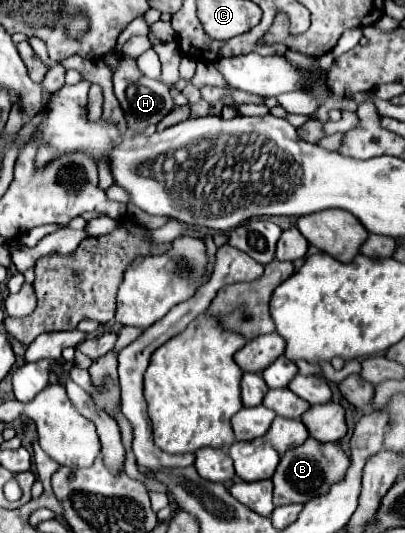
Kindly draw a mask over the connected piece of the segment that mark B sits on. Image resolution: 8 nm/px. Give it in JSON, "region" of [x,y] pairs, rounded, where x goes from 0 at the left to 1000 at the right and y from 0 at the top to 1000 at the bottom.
{"region":[[[758,822],[743,837],[709,844],[694,856],[694,867],[684,874],[684,886],[674,893],[674,946],[679,949],[699,949],[699,946],[723,946],[723,942],[763,942],[768,934],[783,931],[802,931],[802,923],[812,923],[812,916],[822,908],[832,908],[832,901],[852,897],[852,886],[862,878],[862,856],[847,848],[837,829],[807,829],[793,833],[773,822]]]}

